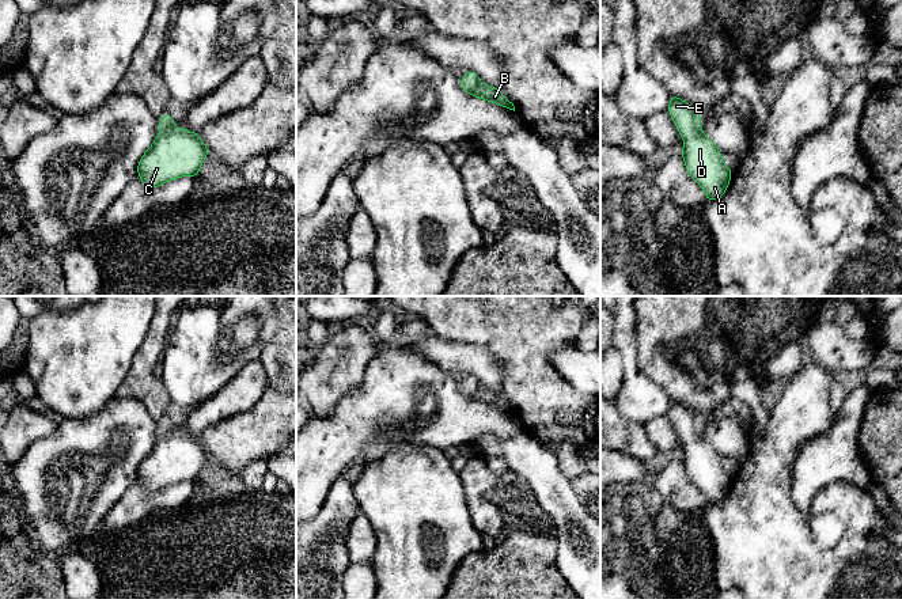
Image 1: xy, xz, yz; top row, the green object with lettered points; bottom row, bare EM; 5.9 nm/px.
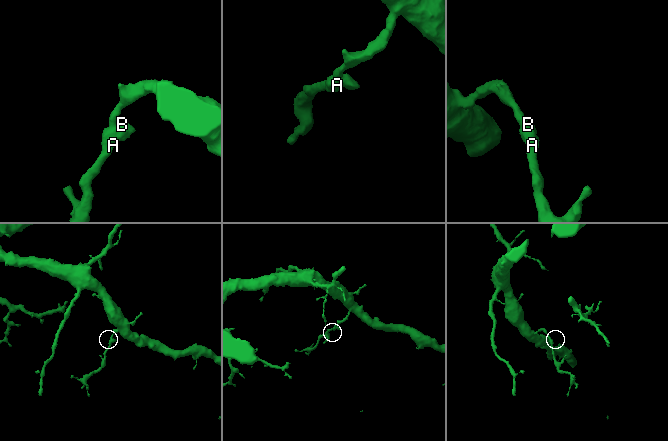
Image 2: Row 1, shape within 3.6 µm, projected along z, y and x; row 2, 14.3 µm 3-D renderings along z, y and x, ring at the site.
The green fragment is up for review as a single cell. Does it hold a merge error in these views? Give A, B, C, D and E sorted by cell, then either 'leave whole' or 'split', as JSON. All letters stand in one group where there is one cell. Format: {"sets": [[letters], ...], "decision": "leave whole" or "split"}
{"sets": [["A", "B", "C", "D", "E"]], "decision": "leave whole"}

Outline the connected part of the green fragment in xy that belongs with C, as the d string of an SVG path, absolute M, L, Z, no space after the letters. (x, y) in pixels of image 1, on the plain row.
M164 417L159 425L159 440L137 469L137 479L148 494L181 481L197 482L209 458L200 439L174 432L178 425L170 418Z

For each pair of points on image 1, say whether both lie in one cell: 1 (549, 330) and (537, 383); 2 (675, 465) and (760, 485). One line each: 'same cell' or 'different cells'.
1: same cell
2: different cells

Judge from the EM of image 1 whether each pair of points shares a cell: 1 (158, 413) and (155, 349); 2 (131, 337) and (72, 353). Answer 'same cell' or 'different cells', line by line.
1: same cell
2: same cell

